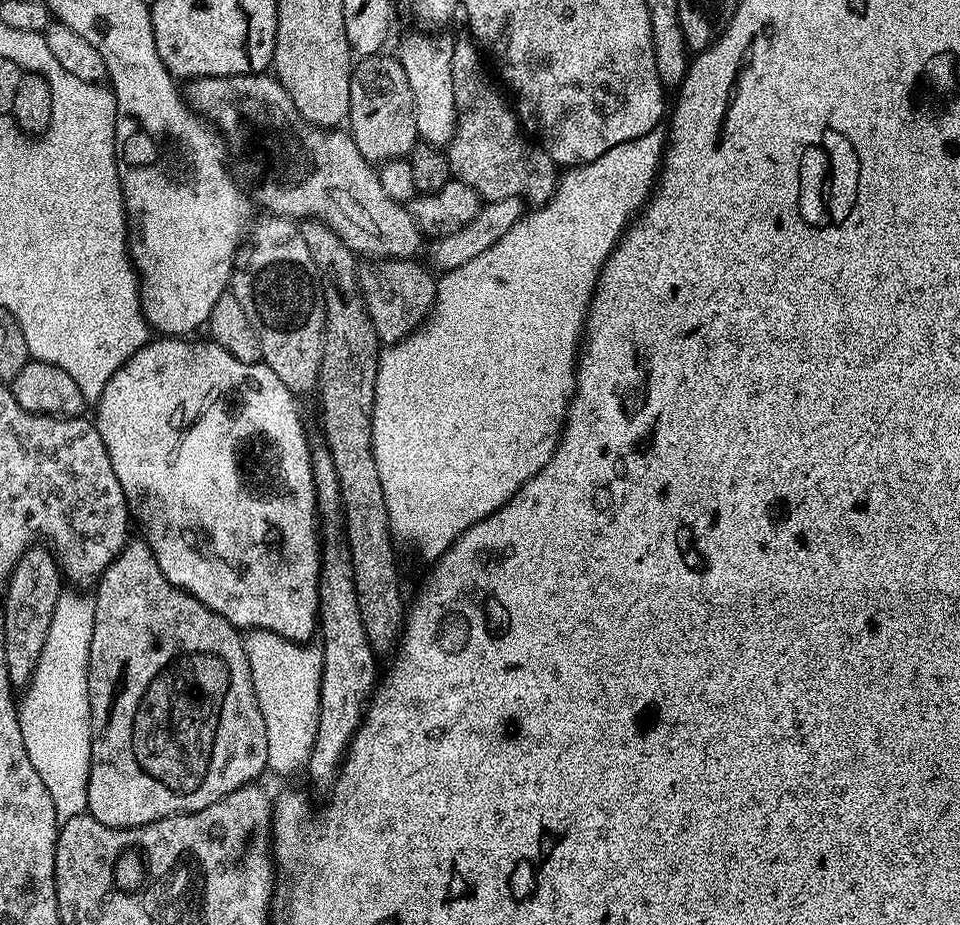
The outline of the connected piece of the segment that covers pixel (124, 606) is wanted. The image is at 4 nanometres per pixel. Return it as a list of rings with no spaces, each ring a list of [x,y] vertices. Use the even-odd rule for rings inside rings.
[[[143,538],[129,539],[128,543],[124,545],[124,549],[118,554],[118,558],[114,558],[114,562],[110,562],[110,566],[101,574],[94,585],[92,605],[94,606],[94,634],[90,638],[90,662],[88,663],[88,701],[92,711],[92,761],[90,762],[90,778],[88,779],[87,815],[93,816],[98,822],[102,822],[102,826],[140,828],[143,824],[155,824],[157,820],[164,820],[168,816],[179,816],[185,812],[201,812],[206,810],[206,806],[214,806],[214,802],[226,798],[226,794],[234,794],[234,790],[245,788],[247,784],[259,781],[261,779],[259,776],[266,772],[268,768],[266,718],[262,718],[262,710],[258,710],[258,698],[254,694],[254,682],[250,674],[250,662],[246,658],[244,636],[241,629],[235,628],[230,622],[226,622],[226,618],[222,618],[220,614],[214,614],[214,610],[210,610],[205,604],[198,602],[198,598],[194,598],[188,592],[182,591],[181,588],[175,588],[166,578],[166,574],[162,574],[162,570],[158,566],[147,540]]]

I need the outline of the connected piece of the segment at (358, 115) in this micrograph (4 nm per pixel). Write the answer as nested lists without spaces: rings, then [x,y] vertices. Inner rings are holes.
[[[384,55],[363,57],[353,67],[350,78],[350,110],[346,124],[350,129],[354,146],[358,146],[358,154],[362,154],[362,158],[369,160],[373,166],[383,166],[390,160],[411,157],[412,149],[418,143],[416,119],[414,118],[414,90],[410,90],[406,70],[402,70],[399,59],[395,55]]]

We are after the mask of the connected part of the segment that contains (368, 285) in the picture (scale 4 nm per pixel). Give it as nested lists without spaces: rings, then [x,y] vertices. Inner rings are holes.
[[[415,259],[381,260],[365,263],[360,269],[360,294],[374,322],[374,330],[385,345],[396,344],[407,338],[428,319],[432,311],[437,277],[427,267],[424,269],[416,263],[420,262]]]

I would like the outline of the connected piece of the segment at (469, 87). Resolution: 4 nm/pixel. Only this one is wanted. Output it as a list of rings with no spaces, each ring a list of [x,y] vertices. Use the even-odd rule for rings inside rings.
[[[471,39],[455,41],[454,58],[450,62],[450,70],[454,70],[454,98],[456,99],[458,119],[452,143],[446,148],[451,175],[455,179],[466,182],[466,186],[470,186],[480,195],[481,201],[526,198],[529,205],[543,206],[552,199],[552,195],[556,192],[558,166],[552,161],[545,148],[541,148],[539,143],[533,142],[526,135],[509,97],[503,91],[500,93],[496,89],[497,81],[495,79],[492,81],[488,77],[483,59],[485,60],[485,57],[482,55],[481,49]]]

